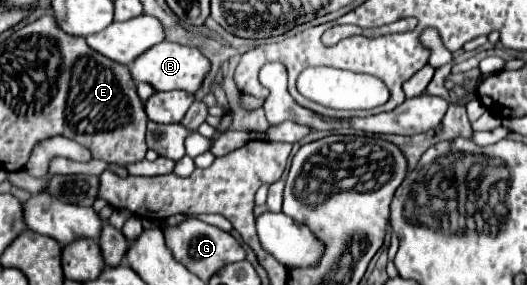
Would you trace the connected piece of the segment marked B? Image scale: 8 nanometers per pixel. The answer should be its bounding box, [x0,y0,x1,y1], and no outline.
[129,43,209,93]

